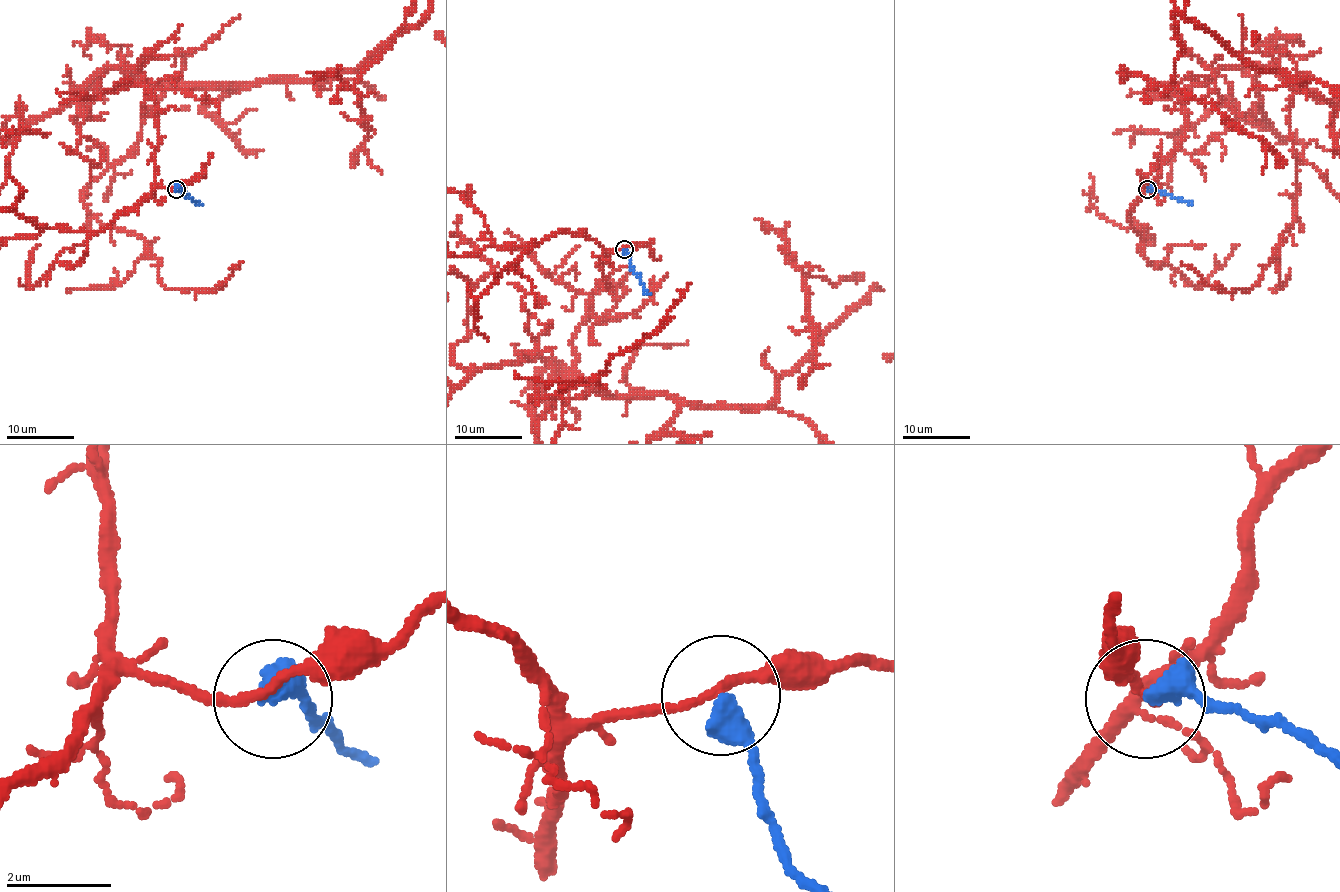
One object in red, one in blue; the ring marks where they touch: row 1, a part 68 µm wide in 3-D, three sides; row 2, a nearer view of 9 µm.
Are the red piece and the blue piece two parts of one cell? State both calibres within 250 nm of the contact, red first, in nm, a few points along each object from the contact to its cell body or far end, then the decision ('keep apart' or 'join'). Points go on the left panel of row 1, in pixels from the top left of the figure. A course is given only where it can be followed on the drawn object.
160 nm thick on the red side, 480 nm on the other; blue runs (176, 188), (201, 203); keep apart

